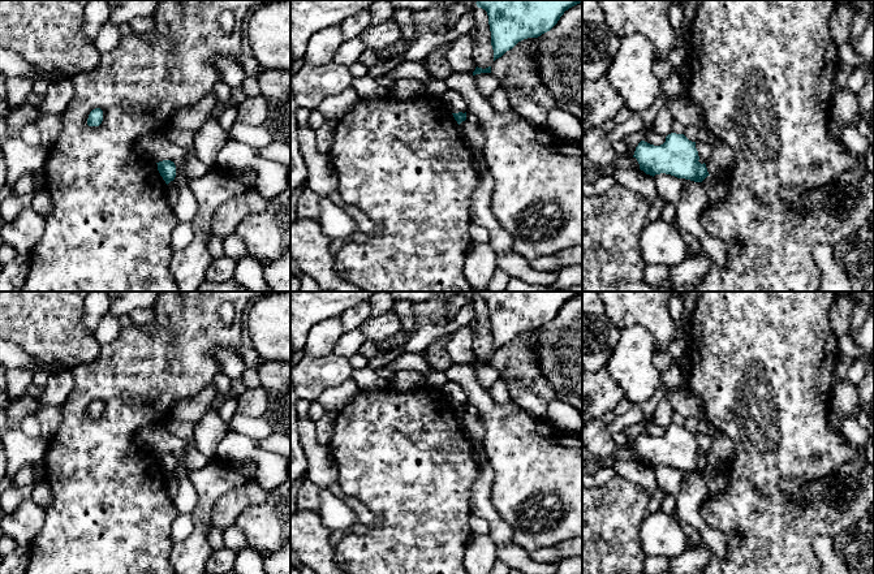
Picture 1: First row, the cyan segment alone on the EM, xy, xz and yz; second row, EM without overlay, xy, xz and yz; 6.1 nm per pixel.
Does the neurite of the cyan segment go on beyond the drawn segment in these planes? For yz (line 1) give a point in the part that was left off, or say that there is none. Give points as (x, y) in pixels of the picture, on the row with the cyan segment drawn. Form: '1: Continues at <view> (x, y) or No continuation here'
1: No continuation here

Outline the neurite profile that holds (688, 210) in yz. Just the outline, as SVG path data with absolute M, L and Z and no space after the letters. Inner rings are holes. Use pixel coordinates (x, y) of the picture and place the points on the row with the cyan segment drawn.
M683 178L683 195L676 204L676 226L698 238L703 251L719 266L727 264L727 245L709 234L701 224L703 207L710 203L702 186Z

